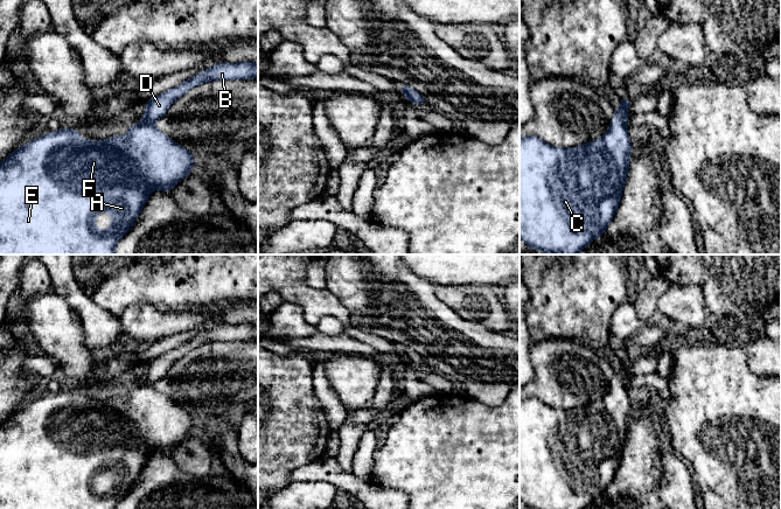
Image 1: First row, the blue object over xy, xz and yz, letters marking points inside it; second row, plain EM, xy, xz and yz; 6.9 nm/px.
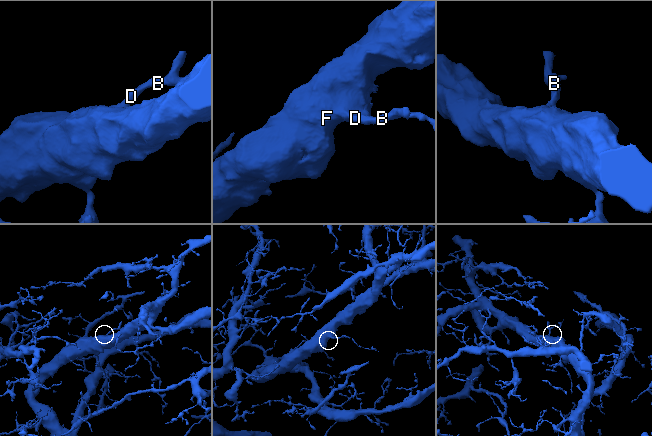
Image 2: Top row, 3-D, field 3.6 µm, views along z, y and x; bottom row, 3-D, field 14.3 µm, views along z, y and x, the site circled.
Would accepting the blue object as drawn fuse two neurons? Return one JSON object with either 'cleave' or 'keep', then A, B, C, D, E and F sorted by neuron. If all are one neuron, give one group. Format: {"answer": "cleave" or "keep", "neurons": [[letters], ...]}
{"answer": "keep", "neurons": [["A", "B", "C", "D", "E", "F"]]}

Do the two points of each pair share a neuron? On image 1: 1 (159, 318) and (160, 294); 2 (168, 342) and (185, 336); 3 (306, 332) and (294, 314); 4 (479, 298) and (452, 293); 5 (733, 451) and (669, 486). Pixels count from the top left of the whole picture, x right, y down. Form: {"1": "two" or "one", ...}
{"1": "two", "2": "one", "3": "one", "4": "one", "5": "two"}

